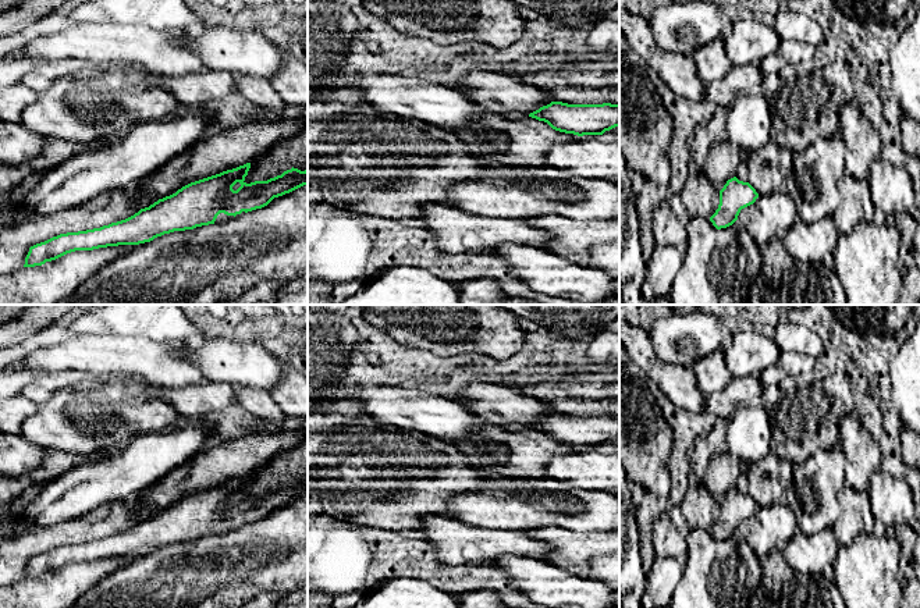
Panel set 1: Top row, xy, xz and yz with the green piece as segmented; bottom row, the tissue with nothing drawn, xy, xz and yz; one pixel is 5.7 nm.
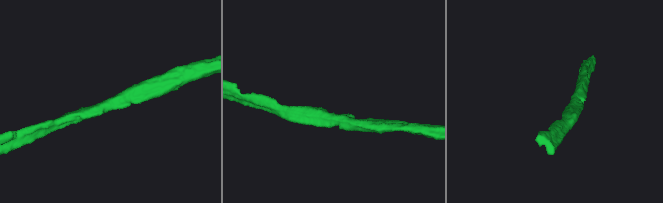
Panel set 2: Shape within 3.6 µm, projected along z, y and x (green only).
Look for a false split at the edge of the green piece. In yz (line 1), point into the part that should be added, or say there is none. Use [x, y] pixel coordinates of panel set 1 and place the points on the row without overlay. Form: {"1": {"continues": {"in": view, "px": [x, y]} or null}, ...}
{"1": {"continues": null}}

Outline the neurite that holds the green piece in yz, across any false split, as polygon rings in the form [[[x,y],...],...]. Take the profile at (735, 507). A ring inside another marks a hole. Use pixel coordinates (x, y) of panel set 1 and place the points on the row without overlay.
[[[733,488],[720,502],[720,516],[710,533],[717,541],[729,538],[738,531],[740,522],[753,516],[757,509],[759,505],[749,494]]]

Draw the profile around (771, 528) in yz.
[[[785,502],[759,508],[738,527],[760,561],[774,550],[784,550],[796,531],[798,518]]]

